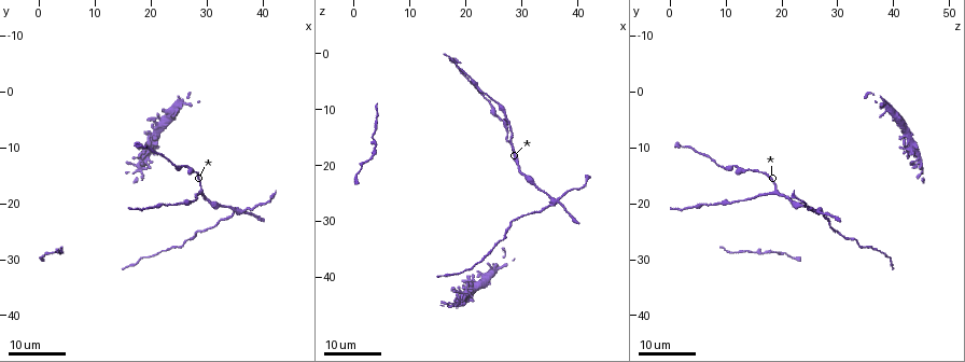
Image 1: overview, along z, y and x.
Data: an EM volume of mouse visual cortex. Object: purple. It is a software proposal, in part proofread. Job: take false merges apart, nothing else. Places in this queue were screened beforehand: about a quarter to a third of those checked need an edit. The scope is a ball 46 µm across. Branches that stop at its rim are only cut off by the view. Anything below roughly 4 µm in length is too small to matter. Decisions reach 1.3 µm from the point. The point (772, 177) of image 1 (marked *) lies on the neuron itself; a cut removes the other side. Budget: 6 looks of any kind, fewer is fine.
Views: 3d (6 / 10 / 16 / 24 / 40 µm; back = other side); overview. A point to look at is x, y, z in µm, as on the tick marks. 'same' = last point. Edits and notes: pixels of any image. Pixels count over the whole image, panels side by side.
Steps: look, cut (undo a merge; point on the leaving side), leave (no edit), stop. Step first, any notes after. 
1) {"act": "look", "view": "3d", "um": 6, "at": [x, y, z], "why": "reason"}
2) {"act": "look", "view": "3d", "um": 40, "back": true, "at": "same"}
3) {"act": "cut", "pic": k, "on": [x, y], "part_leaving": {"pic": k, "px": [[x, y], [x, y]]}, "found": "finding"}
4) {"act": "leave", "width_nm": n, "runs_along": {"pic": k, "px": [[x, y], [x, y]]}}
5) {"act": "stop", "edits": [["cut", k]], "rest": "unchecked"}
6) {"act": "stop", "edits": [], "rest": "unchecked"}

{"act": "look", "view": "3d", "um": 16, "at": [29.0, 18.0, 19.0], "why": "three-way junction"}

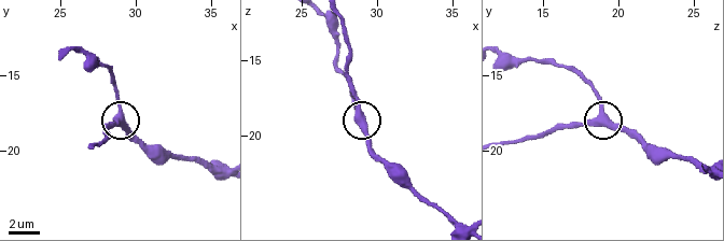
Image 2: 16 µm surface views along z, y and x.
{"act": "look", "view": "3d", "um": 10, "at": [29.0, 18.2, 19.0], "why": "closer look"}

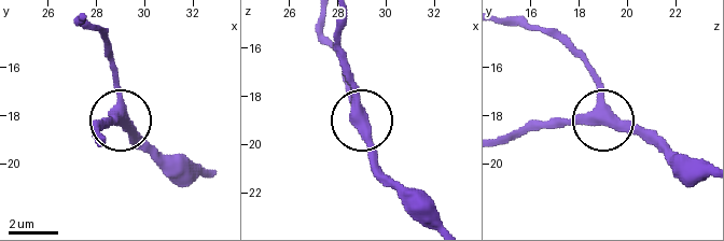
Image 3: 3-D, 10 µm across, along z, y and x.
{"act": "leave", "runs_along": {"pic": 3, "px": [[586, 54], [600, 117], [532, 119]]}, "found": "all the same neuron"}

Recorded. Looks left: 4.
{"act": "look", "view": "3d", "um": 16, "at": [24.5, 14.0, 9.5], "why": "sudden change in width"}

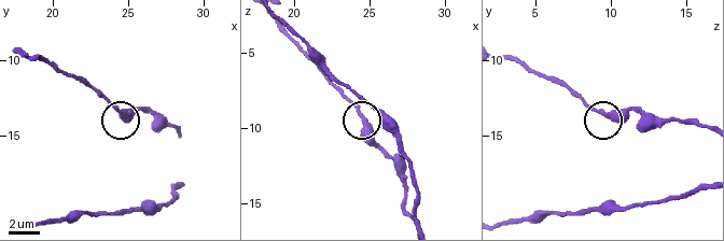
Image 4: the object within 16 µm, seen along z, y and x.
{"act": "look", "view": "3d", "um": 6, "at": [24.6, 13.6, 9.4], "why": "zoom in"}

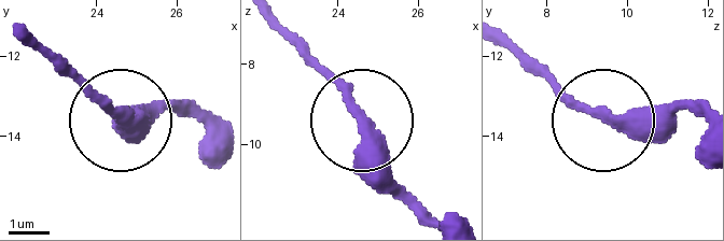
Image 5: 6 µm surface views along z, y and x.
{"act": "leave", "runs_along": {"pic": 5, "px": [[196, 118], [176, 109], [114, 115], [45, 51]]}, "found": "all the same neuron"}

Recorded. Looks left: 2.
{"act": "look", "view": "3d", "um": 16, "at": [37.0, 21.5, 26.0], "why": "three arms meet"}

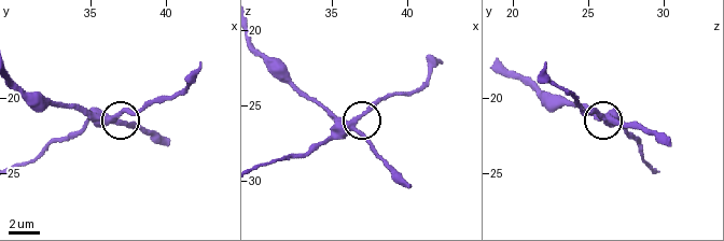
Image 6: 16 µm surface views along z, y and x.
{"act": "look", "view": "3d", "um": 6, "at": [36.4, 21.4, 26.2]}

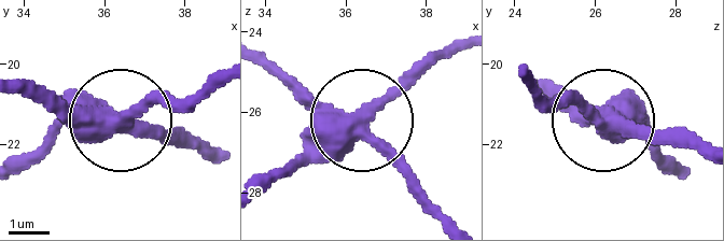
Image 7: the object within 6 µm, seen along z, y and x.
{"act": "cut", "pic": 7, "on": [54, 137], "arms": 3, "part_leaving": {"pic": 7, "px": [[89, 124], [61, 128], [21, 155]]}, "found": "a second neuron is stuck on"}

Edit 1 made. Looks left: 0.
{"act": "stop", "edits": [["cut", 7]], "rest": "unchecked"}

